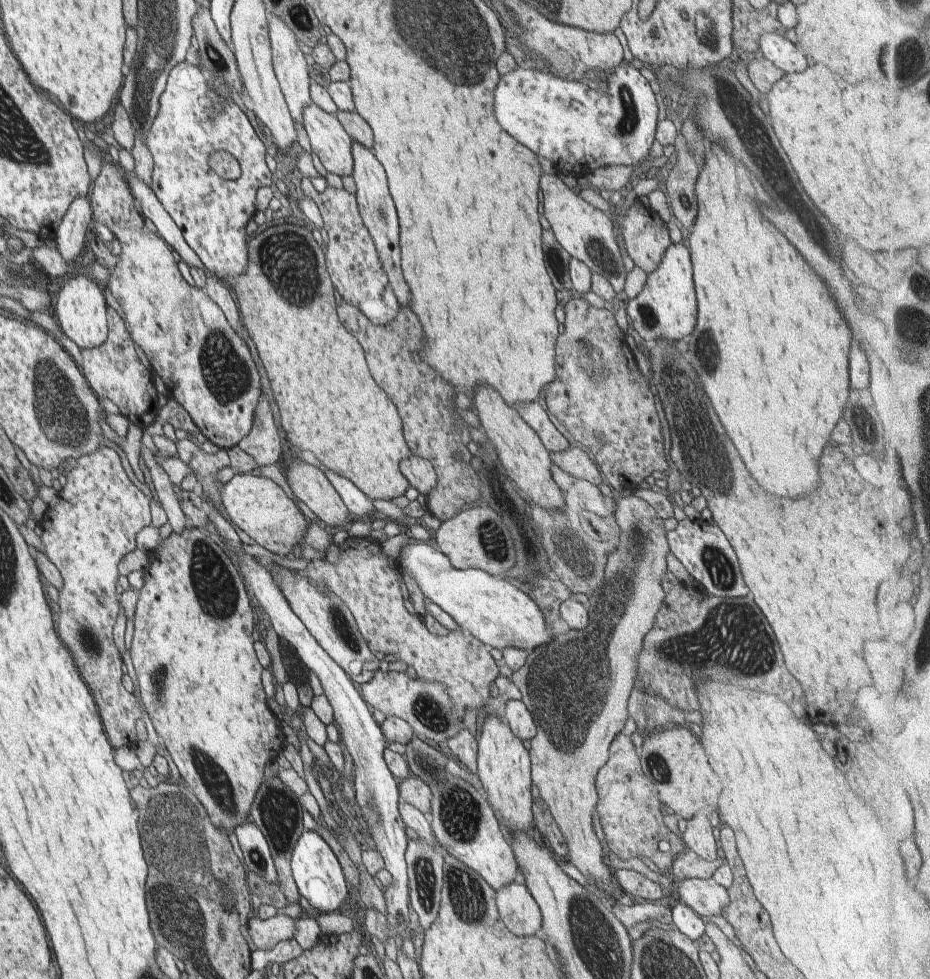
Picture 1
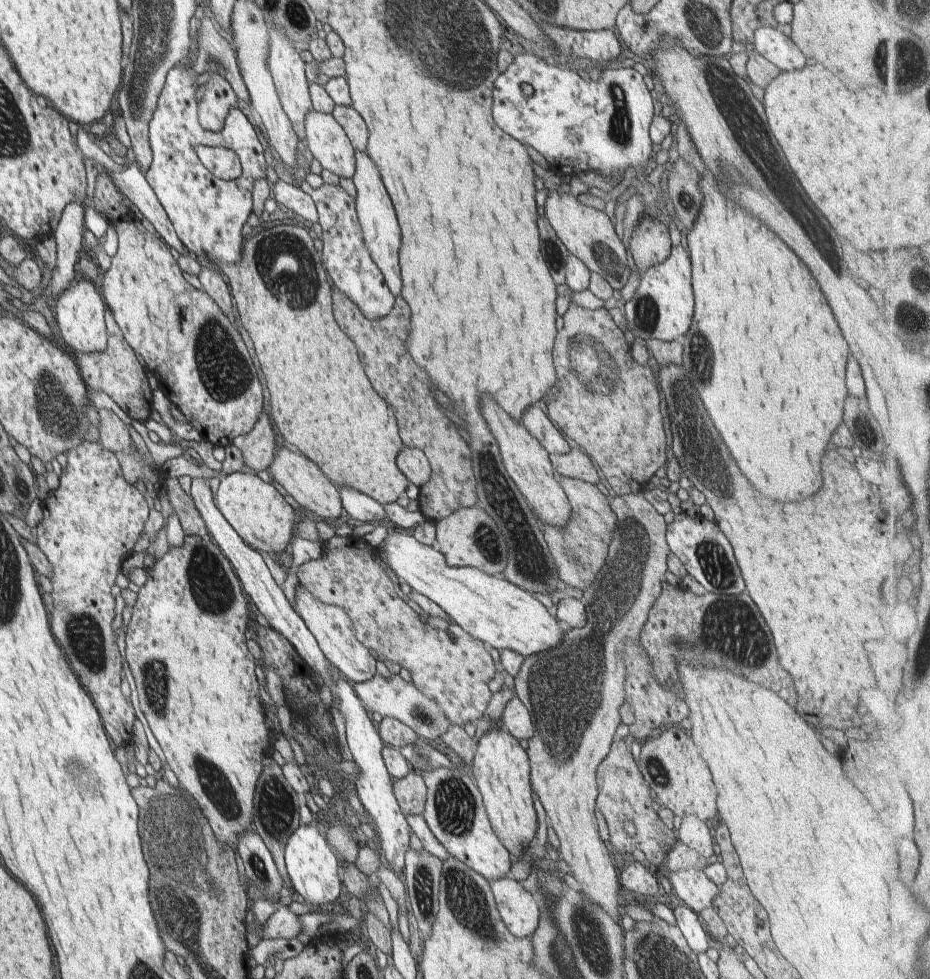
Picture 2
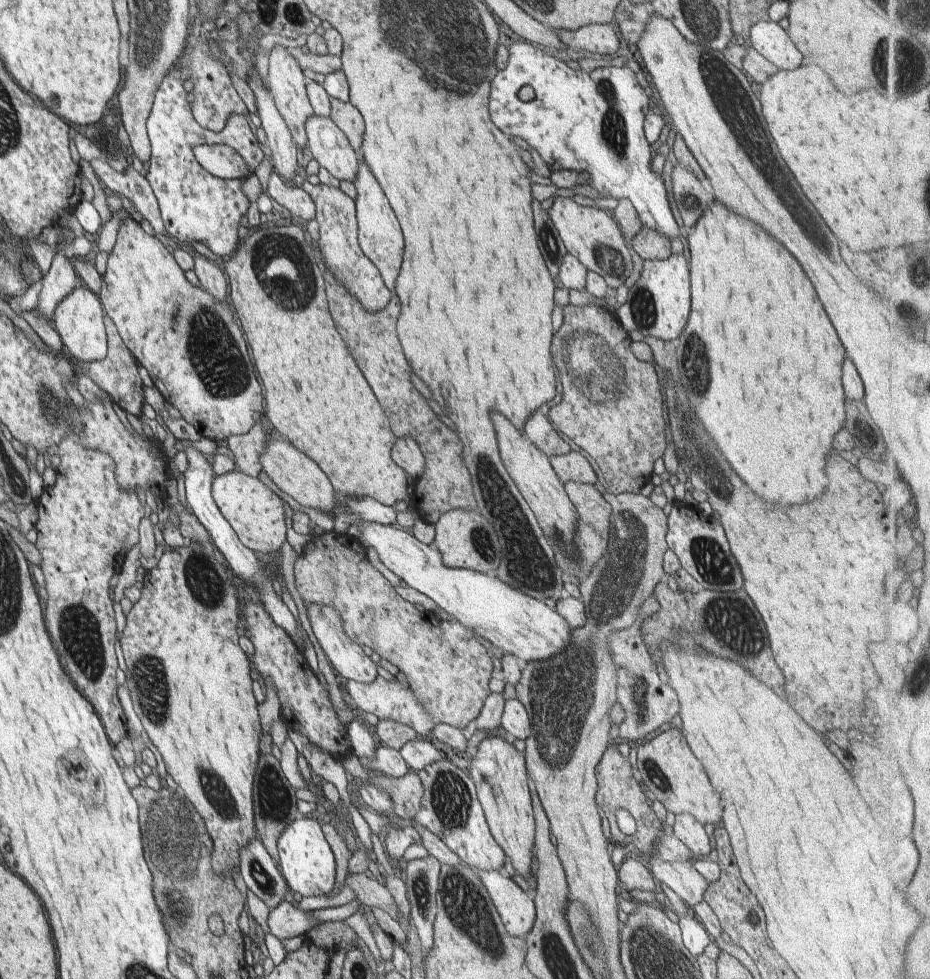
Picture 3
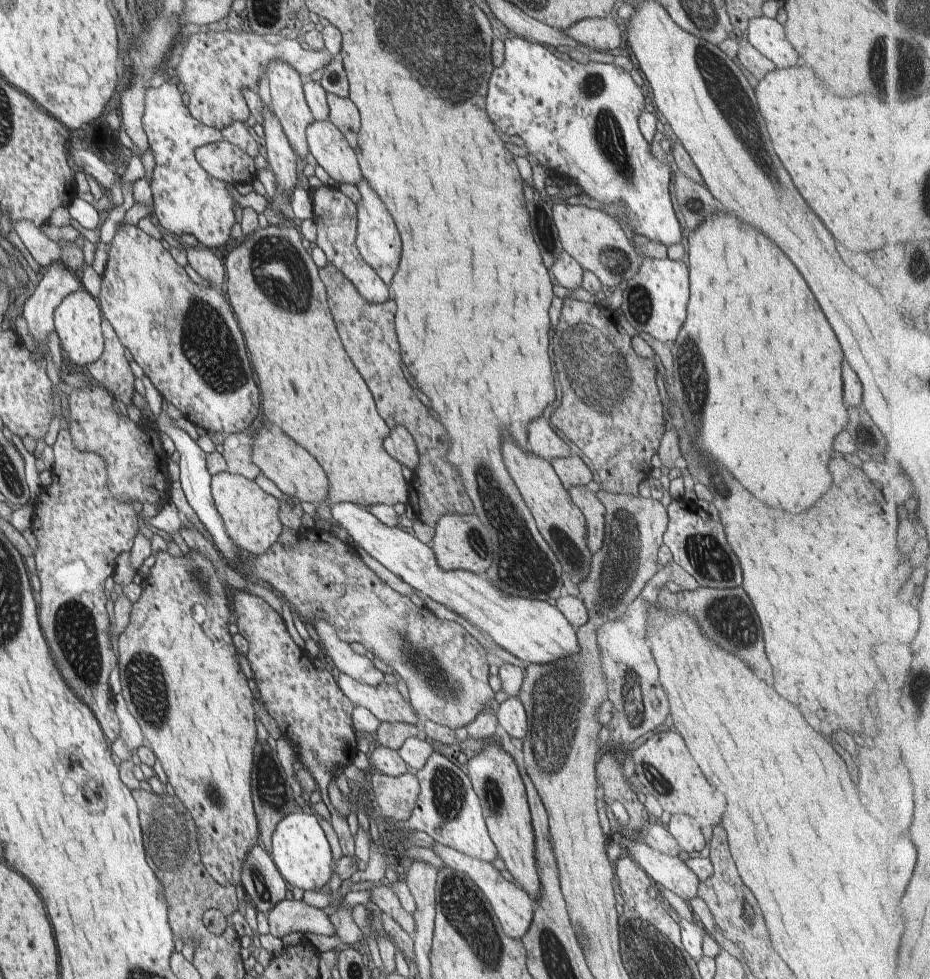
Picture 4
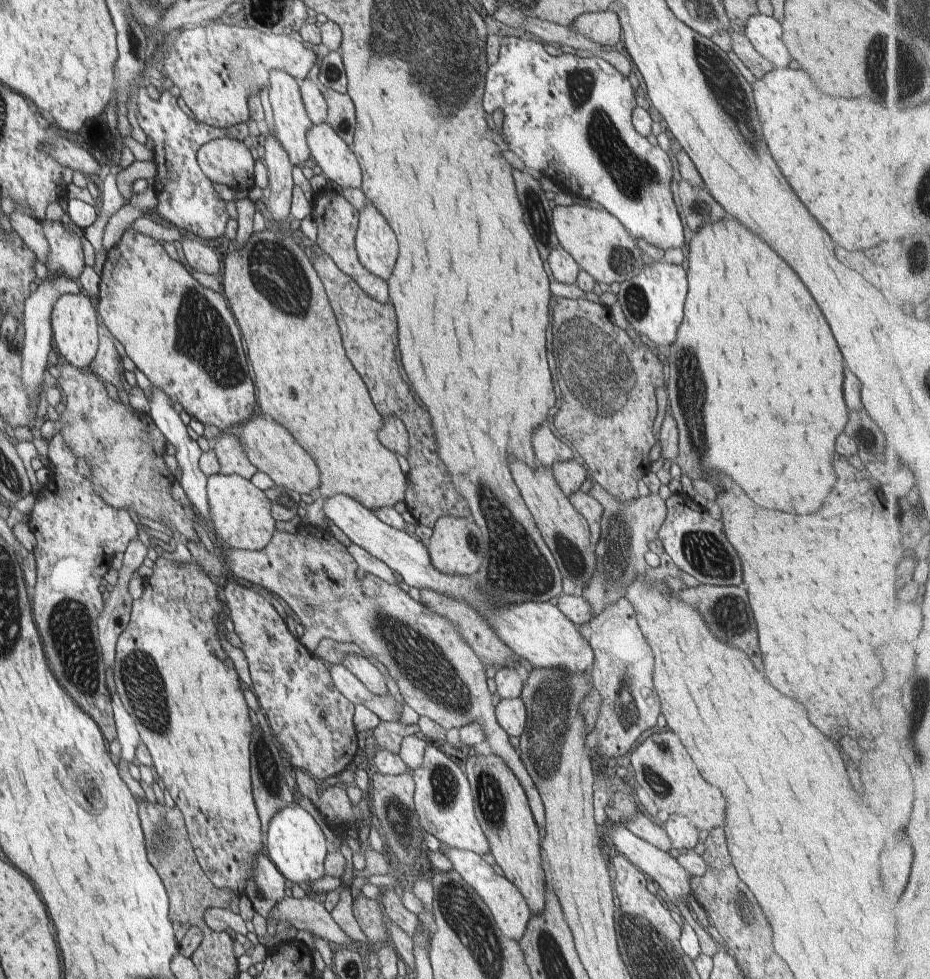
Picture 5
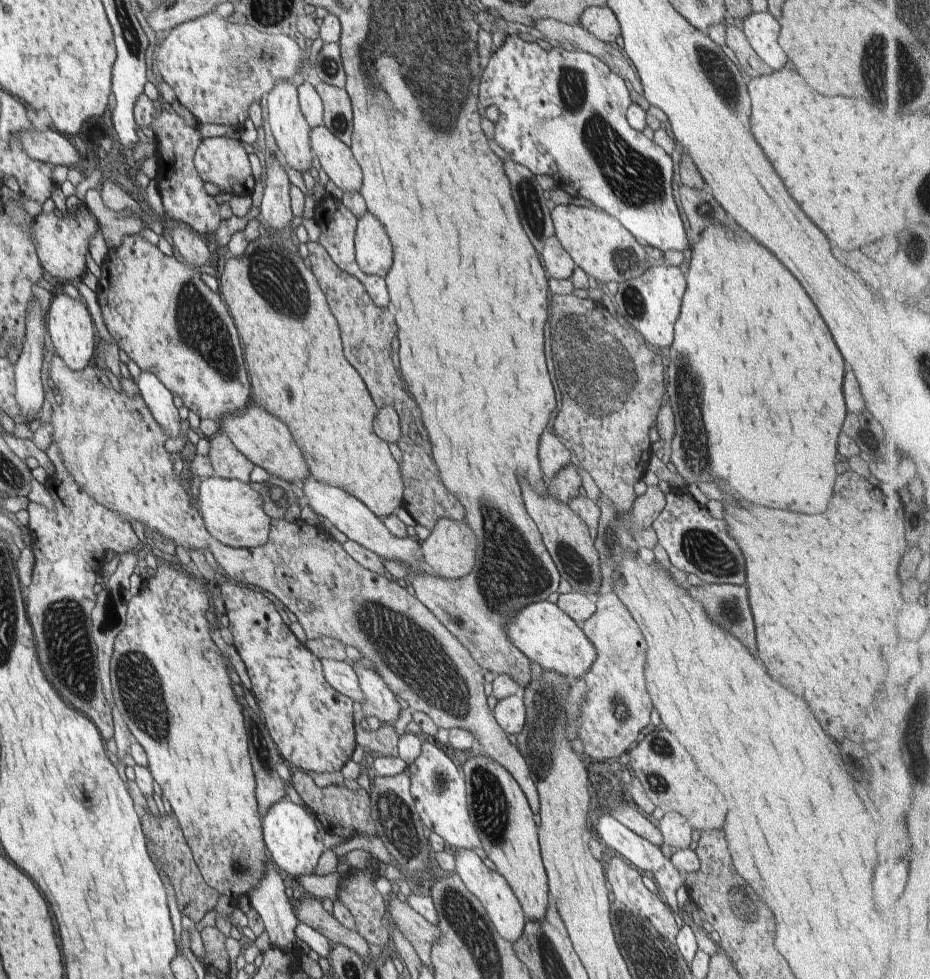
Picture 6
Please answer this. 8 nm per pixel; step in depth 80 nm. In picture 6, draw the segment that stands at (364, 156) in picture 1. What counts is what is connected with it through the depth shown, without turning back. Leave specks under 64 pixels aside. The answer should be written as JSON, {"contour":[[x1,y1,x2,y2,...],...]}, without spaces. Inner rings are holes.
{"contour":[[368,210,357,218,355,257,367,275,386,276,392,266,392,242,384,226]]}

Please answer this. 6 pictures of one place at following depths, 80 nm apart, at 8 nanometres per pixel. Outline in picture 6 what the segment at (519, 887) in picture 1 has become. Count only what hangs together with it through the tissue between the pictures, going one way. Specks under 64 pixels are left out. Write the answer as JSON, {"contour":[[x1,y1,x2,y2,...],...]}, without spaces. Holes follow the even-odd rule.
{"contour":[[458,849,455,855,455,870,466,888,478,898,490,917,490,924,504,940,515,943,522,936,527,923,524,909,508,881,496,870,491,870,472,849]]}

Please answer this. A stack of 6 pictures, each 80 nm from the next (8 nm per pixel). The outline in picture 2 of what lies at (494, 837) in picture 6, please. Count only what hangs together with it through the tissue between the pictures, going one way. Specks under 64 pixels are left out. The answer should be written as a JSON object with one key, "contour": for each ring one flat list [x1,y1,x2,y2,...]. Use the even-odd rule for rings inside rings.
{"contour":[[493,726,492,729,485,732,476,744,472,766,473,775,482,793,488,818,500,842,504,843,513,859,525,858,524,852,526,848,533,845,534,834,536,834,537,829,536,811,534,810,534,803,532,803,531,766,527,750,524,750,520,745,520,740,514,738,505,728,496,729]]}

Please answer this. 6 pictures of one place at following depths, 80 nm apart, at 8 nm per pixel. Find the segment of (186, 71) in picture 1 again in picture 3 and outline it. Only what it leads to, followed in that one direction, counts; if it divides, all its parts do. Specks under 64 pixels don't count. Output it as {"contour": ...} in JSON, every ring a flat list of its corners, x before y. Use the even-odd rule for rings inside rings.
{"contour":[[172,68,156,91,147,120,151,157,144,175,156,195,162,220,174,244,189,242,220,261,223,256,232,256,241,242,238,237,240,218,250,206,250,200,242,191,246,178,215,177,196,160,193,150,196,145,229,145,238,151,250,174,256,173,264,153,252,132,252,124,243,114,232,113,225,127,217,133,201,127,188,102,184,79,183,73]]}

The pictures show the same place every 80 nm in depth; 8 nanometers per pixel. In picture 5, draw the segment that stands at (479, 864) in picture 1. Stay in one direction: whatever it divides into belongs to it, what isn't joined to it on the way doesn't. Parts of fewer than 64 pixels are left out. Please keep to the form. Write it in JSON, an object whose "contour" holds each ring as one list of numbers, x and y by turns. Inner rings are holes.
{"contour":[[429,743,422,764,412,773,415,782,413,799,419,825,433,834,442,846,472,851,480,856,488,854,490,845,475,814,474,788,458,764]]}

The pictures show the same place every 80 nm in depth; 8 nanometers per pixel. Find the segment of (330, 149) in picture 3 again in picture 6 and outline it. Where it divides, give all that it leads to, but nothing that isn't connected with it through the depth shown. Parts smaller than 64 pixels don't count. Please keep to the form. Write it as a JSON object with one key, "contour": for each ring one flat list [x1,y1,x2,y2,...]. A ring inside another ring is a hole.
{"contour":[[324,124,311,129,310,142,313,156,318,156,320,167,338,188,343,191,361,190,364,172,350,146,332,134]]}

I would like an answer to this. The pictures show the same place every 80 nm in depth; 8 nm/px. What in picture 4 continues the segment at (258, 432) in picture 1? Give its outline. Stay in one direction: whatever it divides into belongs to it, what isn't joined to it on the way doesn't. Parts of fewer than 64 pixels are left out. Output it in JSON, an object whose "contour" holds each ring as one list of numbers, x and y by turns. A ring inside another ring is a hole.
{"contour":[[232,433,225,436,219,447,227,462,230,473,238,473,246,478,255,479,262,474,260,467,252,460,254,434]]}

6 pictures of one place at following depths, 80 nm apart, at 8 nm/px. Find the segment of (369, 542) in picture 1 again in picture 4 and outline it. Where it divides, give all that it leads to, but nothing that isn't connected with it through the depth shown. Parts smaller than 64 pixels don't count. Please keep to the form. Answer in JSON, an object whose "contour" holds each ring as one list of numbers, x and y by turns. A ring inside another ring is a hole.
{"contour":[[310,524,299,534,299,538,292,548,276,542,264,554,247,554,237,570,253,577,254,581,281,592,294,612,302,618,308,618,312,624,318,617,327,620,343,641,363,644,366,650,392,666,392,670,396,671,396,678,406,682,412,706,420,714,422,721,431,720,456,729,471,723,482,709,489,709,495,693,488,685,490,674,487,652,462,625,440,619,428,607,417,607,410,597,396,592,372,569,366,567,354,544,343,542,331,531,316,529]]}

